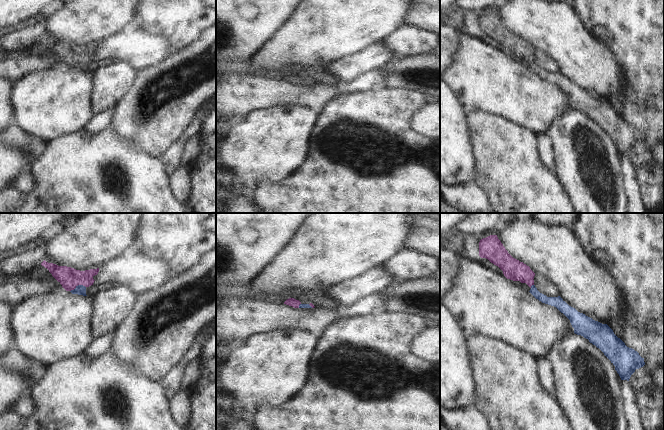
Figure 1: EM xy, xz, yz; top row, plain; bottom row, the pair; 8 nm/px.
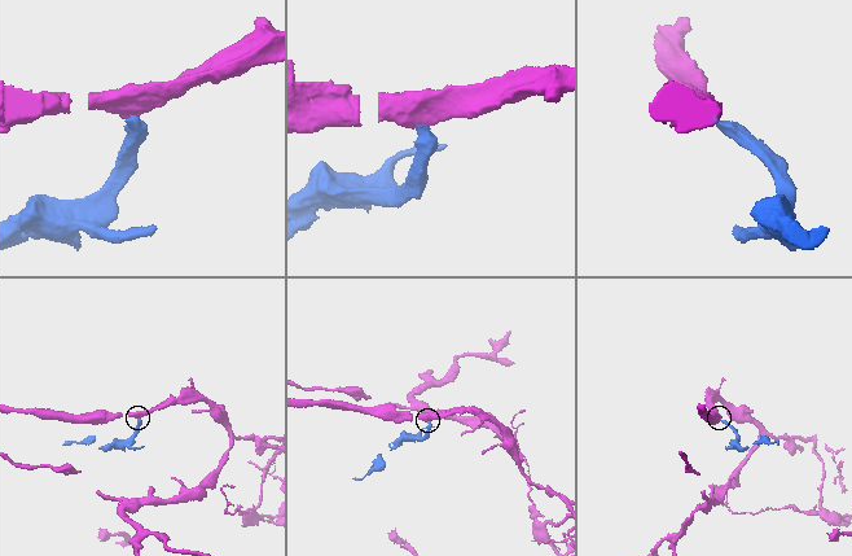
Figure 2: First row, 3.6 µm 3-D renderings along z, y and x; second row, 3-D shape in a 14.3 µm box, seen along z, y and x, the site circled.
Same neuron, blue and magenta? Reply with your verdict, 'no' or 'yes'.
yes

